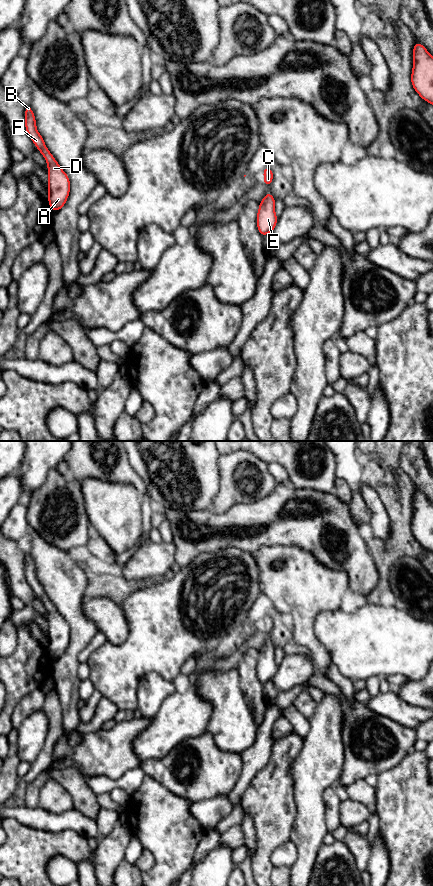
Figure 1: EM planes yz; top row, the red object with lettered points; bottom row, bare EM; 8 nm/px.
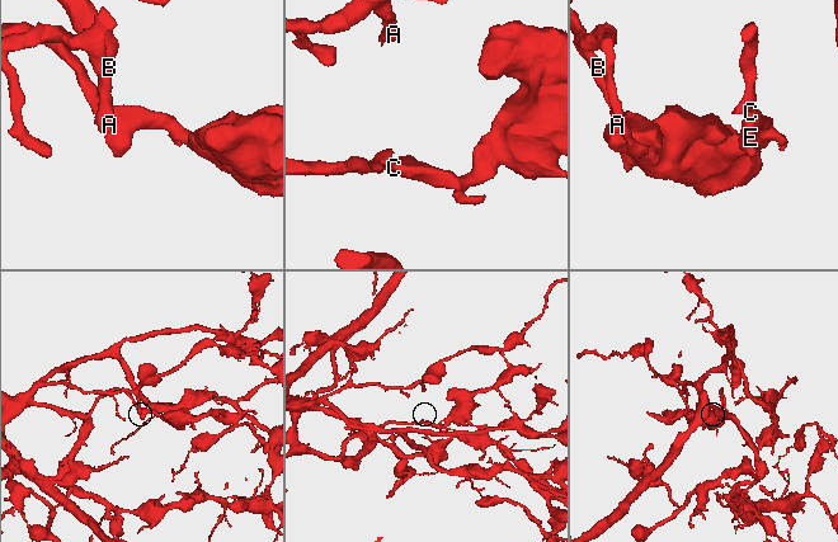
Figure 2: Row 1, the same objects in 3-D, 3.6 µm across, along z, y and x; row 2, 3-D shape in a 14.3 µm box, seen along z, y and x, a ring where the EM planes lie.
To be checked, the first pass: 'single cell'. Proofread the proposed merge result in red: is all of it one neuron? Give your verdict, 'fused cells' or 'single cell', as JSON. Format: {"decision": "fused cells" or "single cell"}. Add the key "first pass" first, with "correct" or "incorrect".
{"first pass": "correct", "decision": "single cell"}

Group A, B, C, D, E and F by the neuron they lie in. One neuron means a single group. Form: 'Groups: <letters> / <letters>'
Groups: A B C D E F

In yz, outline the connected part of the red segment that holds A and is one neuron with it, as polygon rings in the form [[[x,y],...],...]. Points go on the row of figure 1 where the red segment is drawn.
[[[30,104],[25,105],[25,128],[31,140],[43,155],[48,166],[48,203],[52,211],[59,211],[70,193],[70,180],[56,159],[47,149],[43,137],[36,128],[36,119]]]

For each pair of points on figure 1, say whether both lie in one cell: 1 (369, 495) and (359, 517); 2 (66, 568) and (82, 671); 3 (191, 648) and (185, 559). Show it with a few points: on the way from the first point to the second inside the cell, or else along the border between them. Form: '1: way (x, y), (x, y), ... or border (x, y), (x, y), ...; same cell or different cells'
1: border (358, 489), (370, 512), (369, 523); different cells
2: border (80, 662), (77, 668), (79, 680); different cells
3: border (205, 553), (200, 553), (181, 568); different cells

